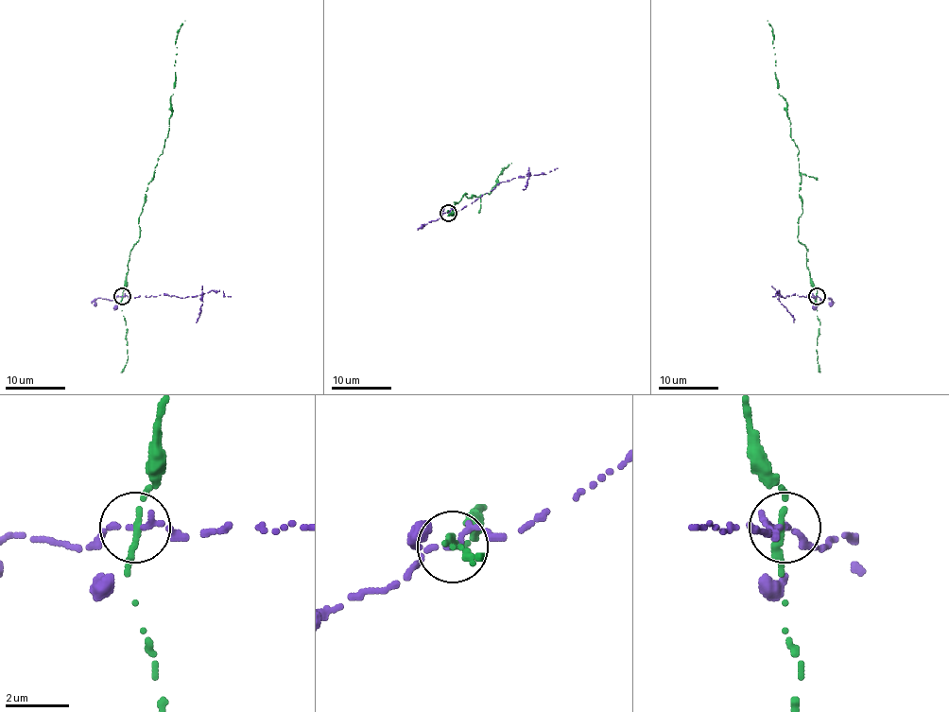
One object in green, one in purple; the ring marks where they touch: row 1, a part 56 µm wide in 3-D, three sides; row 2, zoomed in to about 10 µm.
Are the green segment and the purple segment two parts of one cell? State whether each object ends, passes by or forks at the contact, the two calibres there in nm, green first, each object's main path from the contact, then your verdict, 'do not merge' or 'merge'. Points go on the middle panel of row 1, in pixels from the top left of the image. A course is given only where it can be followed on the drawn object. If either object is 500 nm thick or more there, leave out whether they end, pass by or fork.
green passes by; purple passes by; calibres 180 and 140 nm; course green (449, 211), (465, 193), (468, 198), (489, 195), (491, 189), (498, 182), (501, 167), (511, 164); course purple (449, 213), (453, 208), (463, 208), (503, 182), (549, 172), (557, 167); do not merge

